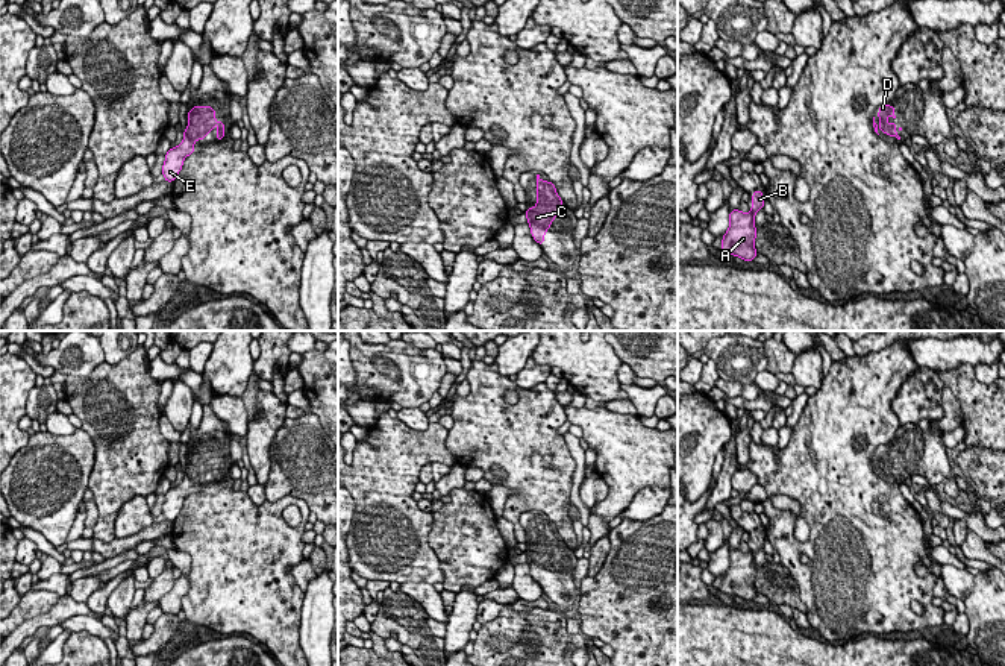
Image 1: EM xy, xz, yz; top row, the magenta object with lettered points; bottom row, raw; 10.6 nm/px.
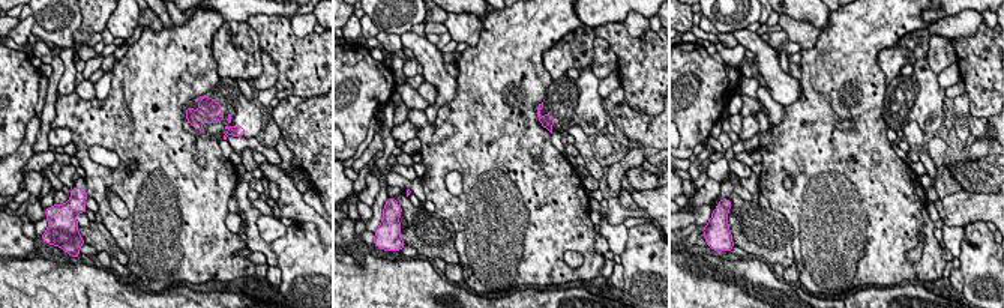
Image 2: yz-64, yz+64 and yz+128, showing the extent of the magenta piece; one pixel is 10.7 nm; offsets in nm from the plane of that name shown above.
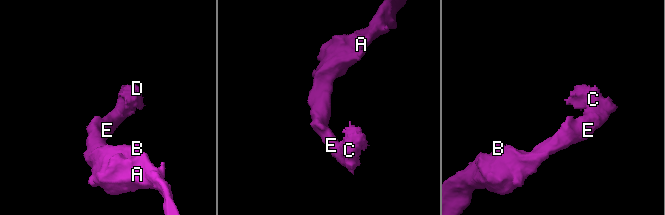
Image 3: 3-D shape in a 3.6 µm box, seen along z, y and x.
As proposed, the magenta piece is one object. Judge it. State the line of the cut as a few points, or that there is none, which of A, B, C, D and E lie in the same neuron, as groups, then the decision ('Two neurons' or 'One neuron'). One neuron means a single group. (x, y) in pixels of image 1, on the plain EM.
No split. Groups: A B C D E. One neuron

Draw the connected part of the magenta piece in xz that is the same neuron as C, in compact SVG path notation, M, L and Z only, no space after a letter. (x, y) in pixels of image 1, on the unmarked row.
M537 514L537 545L524 551L528 564L531 566L532 578L543 586L549 567L555 563L555 558L561 558L564 552L564 543L561 536L555 532L555 523L546 522Z

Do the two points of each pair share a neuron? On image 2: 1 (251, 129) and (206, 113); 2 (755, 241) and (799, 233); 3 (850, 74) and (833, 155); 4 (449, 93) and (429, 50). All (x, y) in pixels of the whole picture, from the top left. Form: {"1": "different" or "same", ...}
{"1": "same", "2": "different", "3": "same", "4": "same"}

